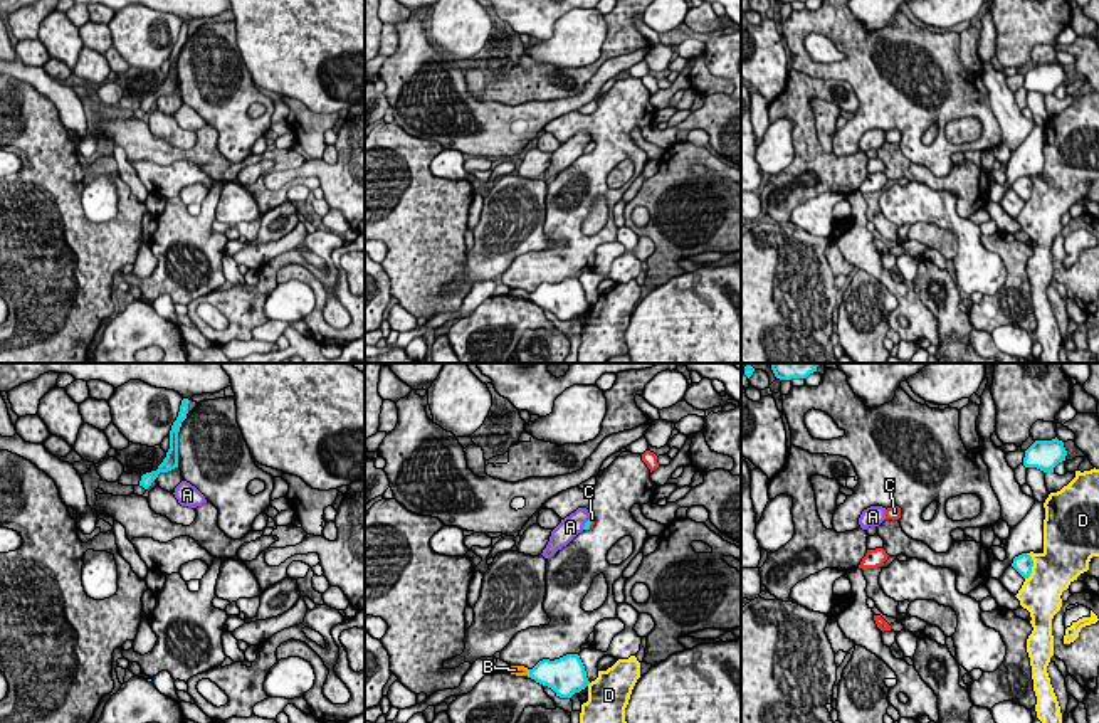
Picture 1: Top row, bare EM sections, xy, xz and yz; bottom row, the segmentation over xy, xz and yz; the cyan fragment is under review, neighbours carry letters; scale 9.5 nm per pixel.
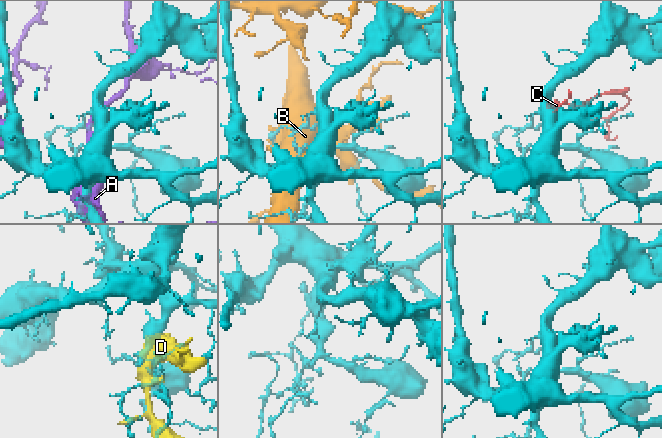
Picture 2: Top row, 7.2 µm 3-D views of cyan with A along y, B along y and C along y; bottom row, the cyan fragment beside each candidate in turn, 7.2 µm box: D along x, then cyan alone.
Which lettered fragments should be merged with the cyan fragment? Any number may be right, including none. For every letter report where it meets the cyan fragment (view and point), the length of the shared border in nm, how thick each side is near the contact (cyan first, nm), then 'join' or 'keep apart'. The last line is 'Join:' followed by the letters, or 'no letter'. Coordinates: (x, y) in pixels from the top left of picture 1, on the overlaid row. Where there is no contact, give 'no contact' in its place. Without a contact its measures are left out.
A: xz (585, 523) | 150 nm | 60/200 nm | keep apart
B: xz (530, 673) | 80 nm | 280/100 nm | keep apart
C: xz (590, 523) | 100 nm | 60/30 nm | join
D: yz (1032, 565) | 260 nm | 180/400 nm | keep apart
Join: C

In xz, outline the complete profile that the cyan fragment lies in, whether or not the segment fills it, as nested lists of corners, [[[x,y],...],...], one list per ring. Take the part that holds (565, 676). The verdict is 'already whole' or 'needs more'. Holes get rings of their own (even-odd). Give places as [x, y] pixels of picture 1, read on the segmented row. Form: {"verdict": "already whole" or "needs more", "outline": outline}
{"verdict": "already whole", "outline": [[[566,654],[555,661],[543,659],[529,669],[529,678],[551,688],[560,698],[571,698],[590,684],[578,654]]]}

